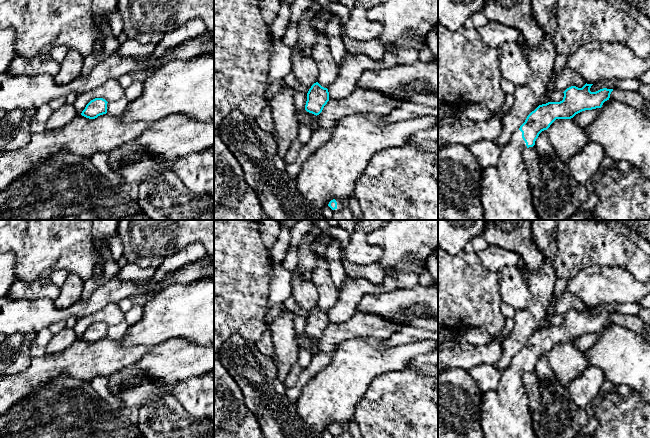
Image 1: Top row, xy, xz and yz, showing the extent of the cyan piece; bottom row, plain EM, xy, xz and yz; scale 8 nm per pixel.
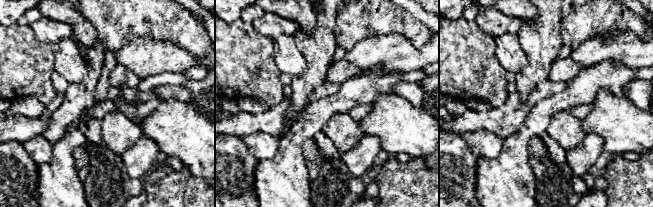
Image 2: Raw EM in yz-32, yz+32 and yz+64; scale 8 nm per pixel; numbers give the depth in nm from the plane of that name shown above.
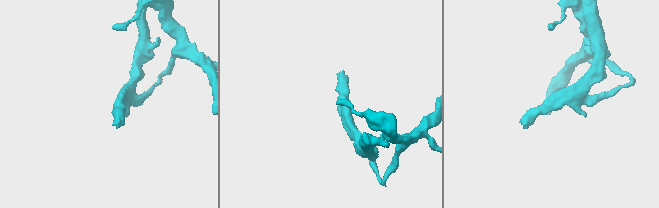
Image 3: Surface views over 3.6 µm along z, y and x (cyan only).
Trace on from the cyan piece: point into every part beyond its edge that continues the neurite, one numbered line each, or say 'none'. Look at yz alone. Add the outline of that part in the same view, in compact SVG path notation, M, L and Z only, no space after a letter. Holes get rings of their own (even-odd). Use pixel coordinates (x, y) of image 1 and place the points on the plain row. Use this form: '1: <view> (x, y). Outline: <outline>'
1: yz (505, 413). Outline: M518 353L501 372L498 388L482 393L480 424L483 438L537 438L523 384L526 373Z

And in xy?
none

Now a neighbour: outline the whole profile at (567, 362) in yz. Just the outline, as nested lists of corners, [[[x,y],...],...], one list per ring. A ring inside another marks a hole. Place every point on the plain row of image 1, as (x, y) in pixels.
[[[573,342],[556,343],[547,353],[547,357],[550,368],[563,386],[567,386],[589,365],[584,352]]]

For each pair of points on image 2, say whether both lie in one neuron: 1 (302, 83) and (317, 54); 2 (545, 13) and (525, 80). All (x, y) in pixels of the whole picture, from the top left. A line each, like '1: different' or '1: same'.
1: same
2: same

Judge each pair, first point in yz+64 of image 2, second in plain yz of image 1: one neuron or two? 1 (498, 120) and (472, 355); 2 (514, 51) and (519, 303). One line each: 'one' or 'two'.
1: one
2: one

